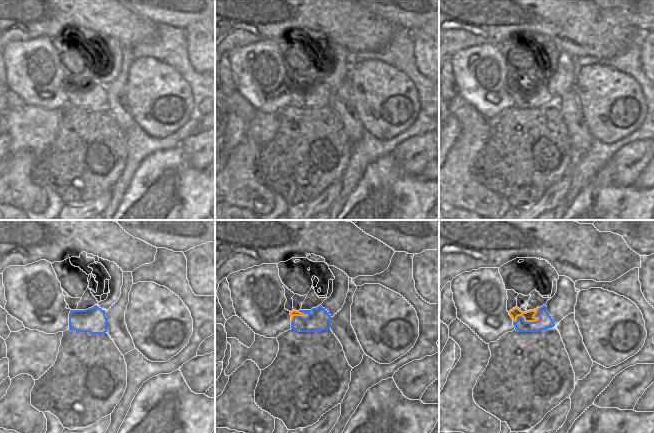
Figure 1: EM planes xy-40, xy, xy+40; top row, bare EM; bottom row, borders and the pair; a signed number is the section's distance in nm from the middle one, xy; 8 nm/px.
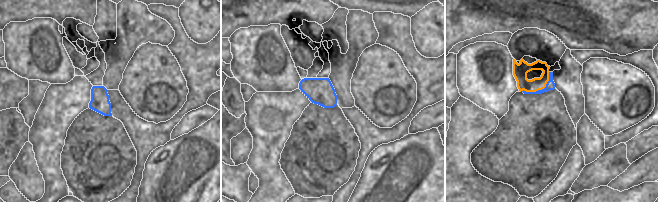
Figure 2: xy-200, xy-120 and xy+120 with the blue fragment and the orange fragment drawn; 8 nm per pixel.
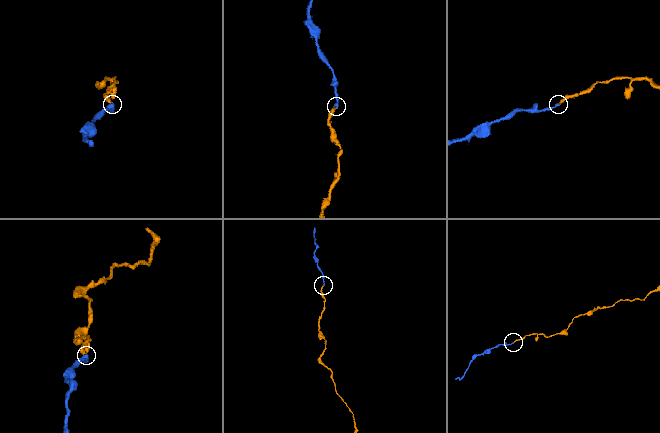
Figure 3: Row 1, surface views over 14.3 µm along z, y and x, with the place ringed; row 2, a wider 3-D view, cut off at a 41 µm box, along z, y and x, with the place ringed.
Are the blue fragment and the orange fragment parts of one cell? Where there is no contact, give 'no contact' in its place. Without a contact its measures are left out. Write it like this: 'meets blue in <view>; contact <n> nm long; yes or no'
meets blue in xy+40; contact 240 nm long; yes

